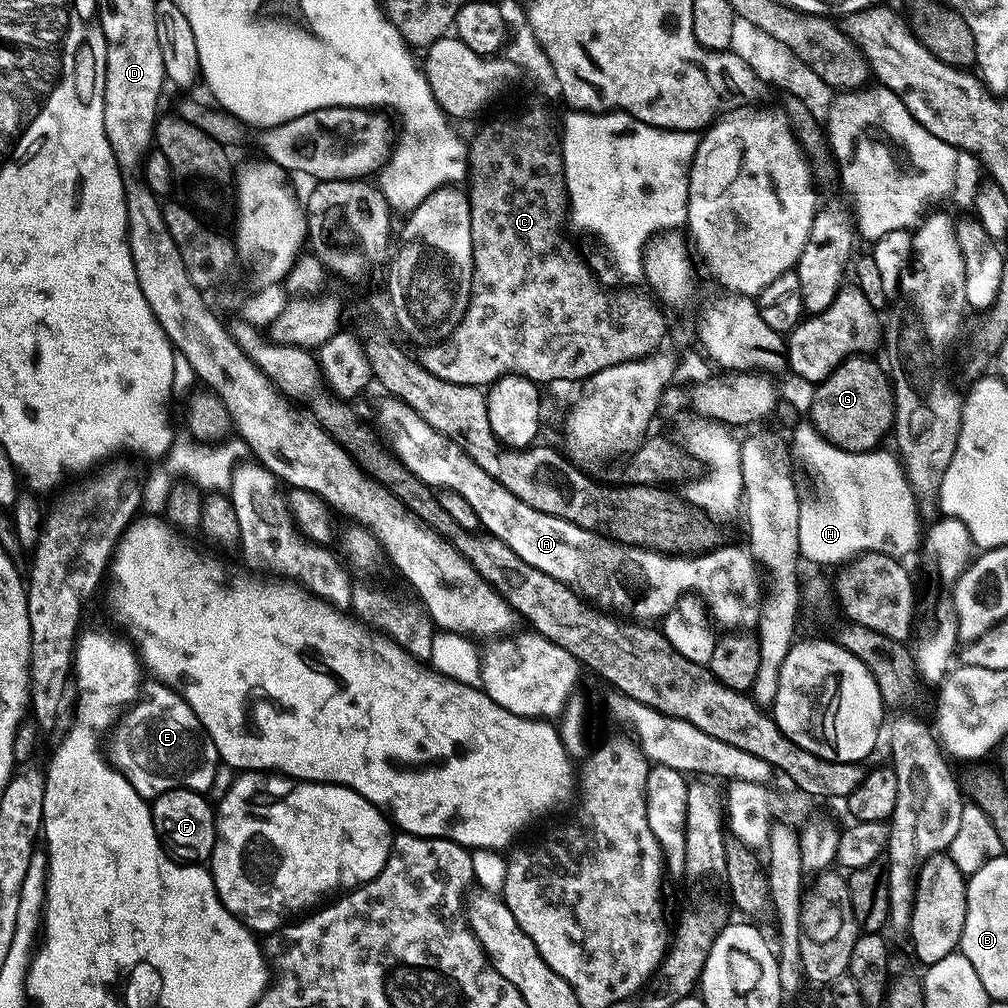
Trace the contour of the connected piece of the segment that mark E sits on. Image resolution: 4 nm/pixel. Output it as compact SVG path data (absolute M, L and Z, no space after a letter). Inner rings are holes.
M151 683L143 685L138 699L111 729L112 741L109 744L107 741L106 752L112 767L145 798L155 798L175 788L207 793L207 788L216 780L216 771L222 768L214 742L204 731L194 710L190 710L188 703L175 690L167 684Z

